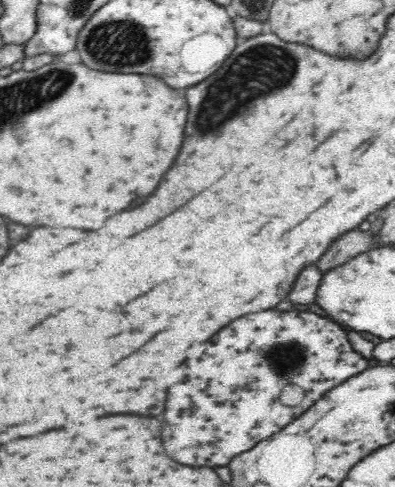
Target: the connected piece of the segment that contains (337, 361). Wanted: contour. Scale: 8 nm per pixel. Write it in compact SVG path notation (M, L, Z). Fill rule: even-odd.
M266 310L242 316L240 320L234 320L232 324L222 328L212 340L206 342L204 348L214 350L210 352L210 356L218 360L218 366L222 370L222 390L220 384L212 380L210 384L196 380L186 380L182 384L176 384L174 390L168 394L168 408L164 410L164 420L162 420L162 442L166 454L172 456L172 460L188 466L208 466L208 468L229 466L230 461L236 456L251 451L261 440L280 432L296 420L296 417L304 414L323 397L320 394L326 394L335 386L369 367L368 359L352 349L344 330L332 318L326 319L312 311ZM286 384L298 384L306 390L306 394L310 394L304 398L300 408L290 408L280 402L280 392L284 390Z

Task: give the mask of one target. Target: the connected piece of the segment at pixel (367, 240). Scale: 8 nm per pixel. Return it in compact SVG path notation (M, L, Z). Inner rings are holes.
M351 230L346 232L344 236L340 236L340 240L334 241L328 252L318 260L318 271L322 273L328 272L352 257L358 256L371 249L376 249L376 241L370 231L360 232L360 230Z

